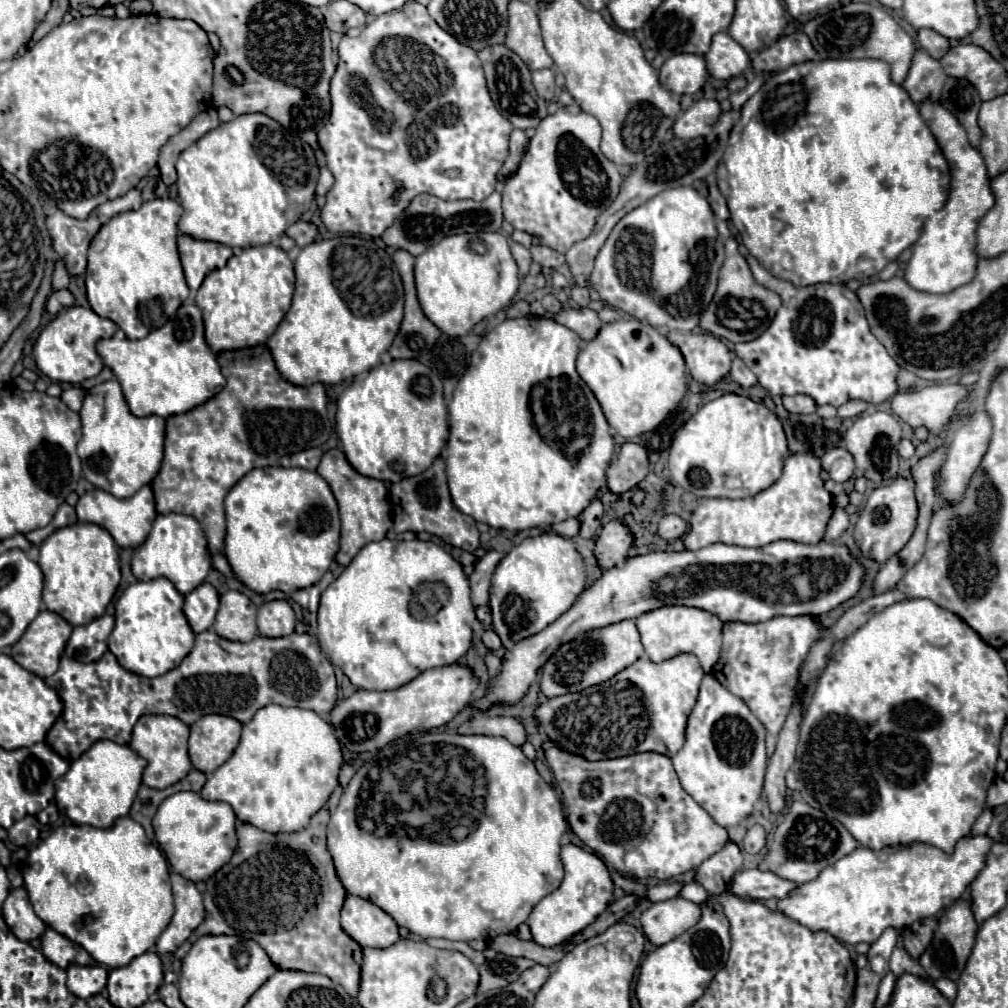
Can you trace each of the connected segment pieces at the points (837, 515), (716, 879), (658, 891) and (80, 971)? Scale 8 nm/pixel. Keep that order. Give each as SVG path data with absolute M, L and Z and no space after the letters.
M836 507L832 519L830 519L828 527L826 527L826 535L824 535L824 539L826 539L826 541L836 541L836 539L846 531L846 527L848 527L848 515L846 515L844 509Z
M728 841L720 853L712 855L696 869L696 881L700 885L728 885L740 865L742 853L734 843Z
M668 881L668 883L660 883L656 887L652 887L648 891L648 899L650 901L666 901L666 899L674 899L680 895L684 887L684 881Z
M70 965L66 973L68 973L68 989L82 999L98 995L106 987L106 979L108 979L108 971L100 965L96 967Z

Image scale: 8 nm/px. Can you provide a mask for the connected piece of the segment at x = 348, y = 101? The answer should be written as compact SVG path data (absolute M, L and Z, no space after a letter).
M408 1L400 11L386 13L376 17L372 23L364 27L364 31L358 37L344 35L338 45L338 67L330 83L330 101L332 111L328 123L318 131L318 143L326 155L328 169L334 175L334 185L326 193L326 205L322 207L322 221L328 231L332 233L352 233L352 235L368 235L368 237L380 237L396 219L410 201L420 193L430 193L446 201L454 199L472 199L472 201L484 201L494 193L496 175L508 157L508 135L514 129L510 121L498 113L494 107L490 93L486 89L486 77L482 69L482 61L478 61L478 55L468 45L462 45L458 39L454 39L450 33L446 33L426 11L426 7L418 1Z

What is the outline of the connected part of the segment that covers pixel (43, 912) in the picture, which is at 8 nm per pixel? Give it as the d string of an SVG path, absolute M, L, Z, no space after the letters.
M130 817L118 819L110 829L90 825L58 827L48 839L29 850L23 867L24 887L38 917L70 941L82 945L98 963L124 967L134 957L152 951L174 915L168 863L160 849L148 841L142 825Z

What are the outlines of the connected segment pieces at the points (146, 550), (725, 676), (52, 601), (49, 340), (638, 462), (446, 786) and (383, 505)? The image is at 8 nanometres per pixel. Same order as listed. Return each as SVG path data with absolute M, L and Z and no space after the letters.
M182 513L158 515L150 535L142 545L134 549L134 557L132 557L132 573L136 575L136 579L150 581L156 577L166 577L174 583L174 587L182 595L198 587L206 579L210 569L212 569L212 563L210 563L206 535L194 517L182 515Z
M802 615L802 617L774 617L766 623L724 623L724 643L722 643L722 655L718 663L712 669L712 675L736 697L740 697L750 711L760 719L760 723L766 727L766 751L768 757L774 753L778 733L790 713L792 697L794 697L794 685L798 681L798 667L808 655L808 649L812 641L820 637L820 629L814 621L814 617Z
M74 523L66 529L56 529L40 545L38 565L44 573L42 601L74 627L102 617L120 583L118 545L106 529L94 523Z
M72 306L64 313L58 313L54 321L50 321L38 335L32 353L36 367L50 377L52 381L62 383L82 383L84 379L96 377L102 371L102 359L96 353L94 345L102 338L109 338L116 333L116 325L110 319L104 319L100 325L100 316L96 315L90 307Z
M624 443L618 457L610 463L610 469L606 473L608 487L614 495L622 495L636 487L650 469L648 451L640 443Z
M424 733L422 743L436 745L450 753L444 759L446 775L438 783L438 791L432 801L472 801L474 827L466 839L439 843L429 839L411 839L408 836L387 835L378 837L358 827L356 807L362 781L366 779L366 765L356 771L348 783L338 809L330 815L328 823L328 851L334 859L336 873L350 895L358 895L384 909L392 919L424 939L442 937L452 941L470 939L494 939L502 933L514 933L522 925L534 905L558 889L564 877L564 865L560 859L560 839L566 831L566 819L562 813L556 791L538 775L534 763L522 753L518 745L512 745L504 737L486 735L448 735L448 733Z
M330 449L324 453L324 457L318 465L318 473L330 485L330 489L338 501L338 507L340 507L342 537L340 537L340 551L336 555L336 561L340 565L348 565L366 543L382 541L386 537L388 529L392 527L388 489L382 481L362 477L360 473L356 473L340 449Z

